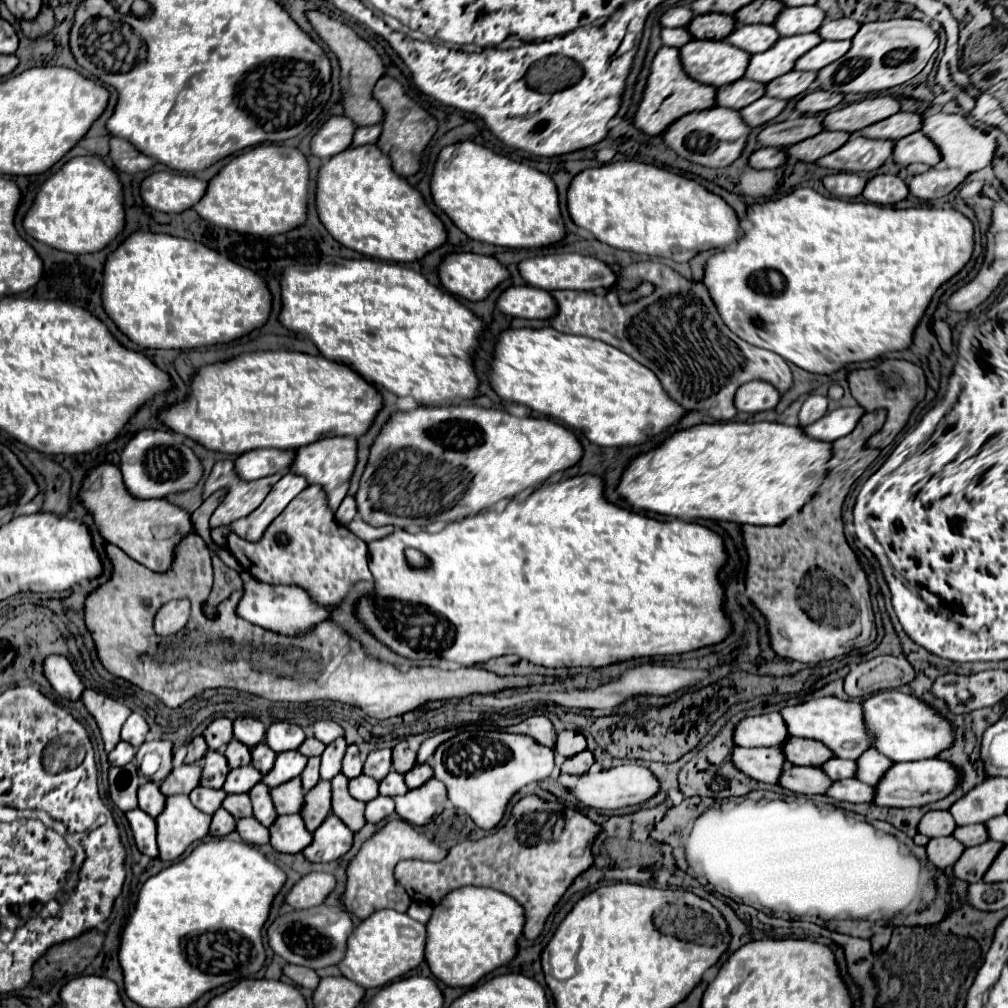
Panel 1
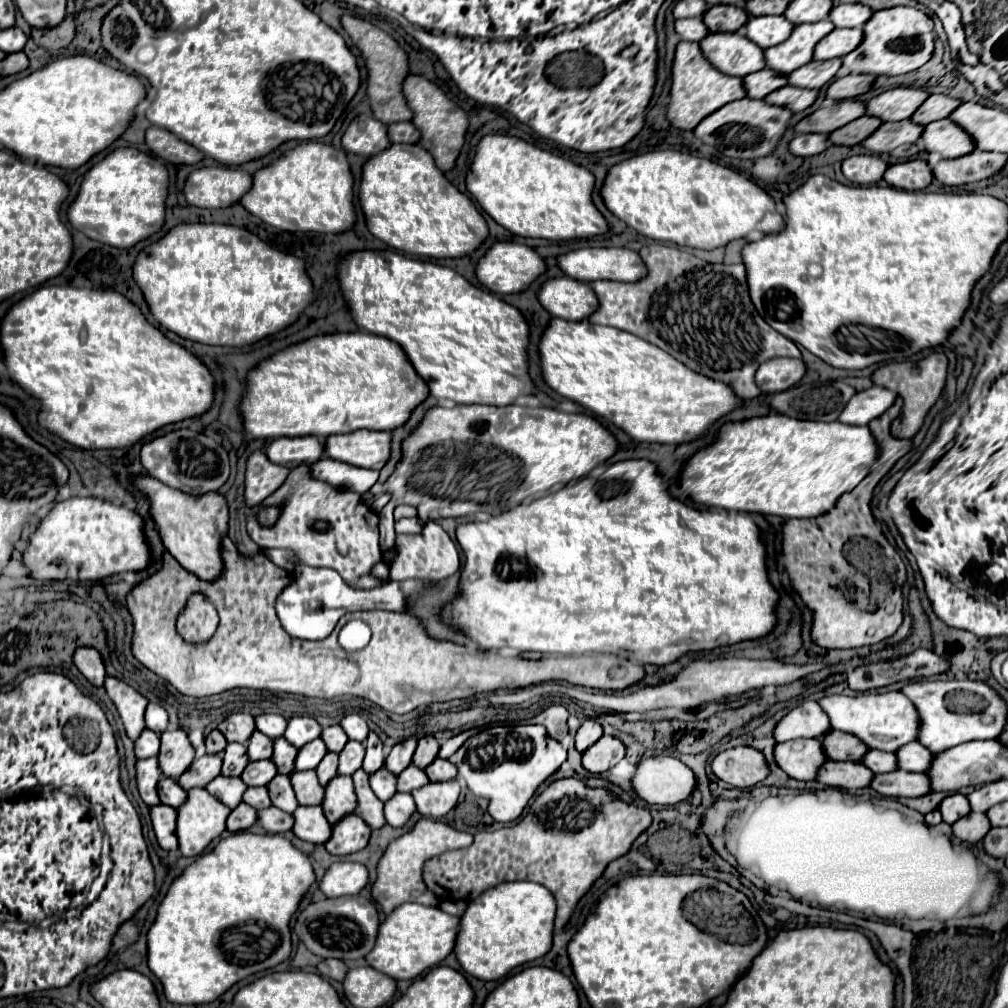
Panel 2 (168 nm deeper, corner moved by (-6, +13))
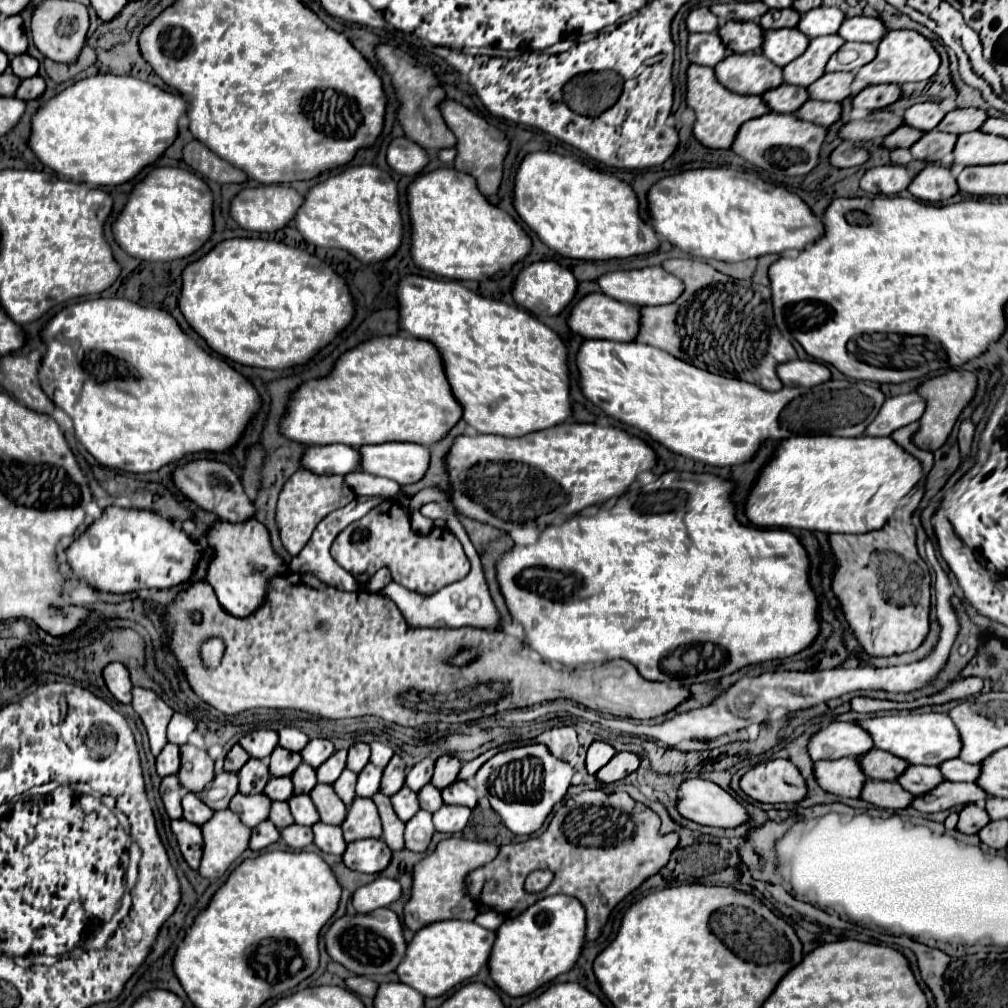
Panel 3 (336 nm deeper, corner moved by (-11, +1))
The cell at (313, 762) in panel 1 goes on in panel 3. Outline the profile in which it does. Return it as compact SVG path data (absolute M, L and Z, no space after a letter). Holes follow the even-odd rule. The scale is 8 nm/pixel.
M351 770L343 772L343 776L333 784L335 792L339 792L339 798L341 798L347 806L351 806L351 802L357 798L357 794L355 794L355 784L357 784L357 774L351 772Z

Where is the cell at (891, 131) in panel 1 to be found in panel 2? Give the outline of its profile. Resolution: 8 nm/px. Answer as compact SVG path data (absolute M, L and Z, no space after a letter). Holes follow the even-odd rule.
M930 94L922 106L910 116L910 120L914 124L920 124L920 126L926 126L934 120L942 120L946 118L956 106L960 104L960 100L954 100L950 96L944 96L944 94Z

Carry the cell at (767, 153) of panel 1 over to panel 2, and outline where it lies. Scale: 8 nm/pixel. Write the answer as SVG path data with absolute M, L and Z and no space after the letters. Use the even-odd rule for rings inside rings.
M798 134L790 140L788 150L796 156L814 156L830 146L826 134Z

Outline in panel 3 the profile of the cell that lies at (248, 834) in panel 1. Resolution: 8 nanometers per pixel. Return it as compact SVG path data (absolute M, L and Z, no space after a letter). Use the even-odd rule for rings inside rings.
M293 824L293 826L287 826L281 830L281 838L295 850L303 850L307 846L313 844L313 830L309 826L299 826L299 824Z

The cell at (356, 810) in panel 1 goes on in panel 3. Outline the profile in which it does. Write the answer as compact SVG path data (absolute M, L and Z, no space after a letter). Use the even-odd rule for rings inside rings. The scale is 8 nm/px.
M381 792L373 796L373 802L377 804L379 808L379 816L381 816L381 822L383 822L383 840L387 842L387 846L391 850L405 850L405 840L403 840L403 832L405 832L405 824L397 818L395 810L393 810L393 804L391 804L391 798L389 796L383 796Z

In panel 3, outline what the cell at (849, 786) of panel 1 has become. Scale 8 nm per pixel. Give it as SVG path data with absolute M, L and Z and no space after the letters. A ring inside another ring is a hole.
M943 782L935 792L929 792L927 796L917 796L915 804L911 804L919 812L939 812L953 806L963 804L979 804L985 802L989 794L977 786L977 784L959 784L959 782Z

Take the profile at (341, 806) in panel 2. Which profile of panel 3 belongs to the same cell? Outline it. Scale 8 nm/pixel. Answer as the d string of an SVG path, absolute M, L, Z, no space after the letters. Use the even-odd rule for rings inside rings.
M355 798L355 804L349 806L347 820L341 824L341 828L347 842L363 838L381 838L383 826L375 802L367 798Z

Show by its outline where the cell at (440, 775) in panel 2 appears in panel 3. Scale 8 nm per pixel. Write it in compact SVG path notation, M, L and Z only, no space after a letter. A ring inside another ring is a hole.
M457 780L455 784L451 784L451 788L445 788L441 792L443 792L445 804L459 804L459 806L467 806L467 808L475 808L477 806L475 790L463 780Z

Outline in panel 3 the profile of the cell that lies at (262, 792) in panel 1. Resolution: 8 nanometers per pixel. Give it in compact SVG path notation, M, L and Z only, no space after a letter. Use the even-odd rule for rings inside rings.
M297 794L291 798L289 802L291 806L291 814L295 816L295 822L297 824L303 824L303 826L313 826L319 822L319 812L311 800L311 796L303 796L303 794Z

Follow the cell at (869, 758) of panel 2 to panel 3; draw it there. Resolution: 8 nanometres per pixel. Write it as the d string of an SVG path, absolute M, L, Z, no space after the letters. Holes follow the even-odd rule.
M911 766L911 768L907 768L907 772L897 782L903 784L903 788L907 788L911 794L923 796L923 794L935 790L941 782L945 782L945 778L943 778L939 768Z

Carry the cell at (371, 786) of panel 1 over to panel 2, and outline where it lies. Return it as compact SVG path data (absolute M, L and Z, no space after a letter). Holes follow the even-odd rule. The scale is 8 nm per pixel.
M380 768L370 774L370 788L380 800L388 800L396 792L396 776L392 772L386 772L386 768Z

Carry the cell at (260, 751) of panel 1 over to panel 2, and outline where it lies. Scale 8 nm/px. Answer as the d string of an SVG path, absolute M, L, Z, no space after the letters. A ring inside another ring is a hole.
M274 738L274 752L272 752L272 760L278 768L280 774L290 776L292 774L292 766L294 766L294 756L296 756L296 748L286 742L286 738Z

